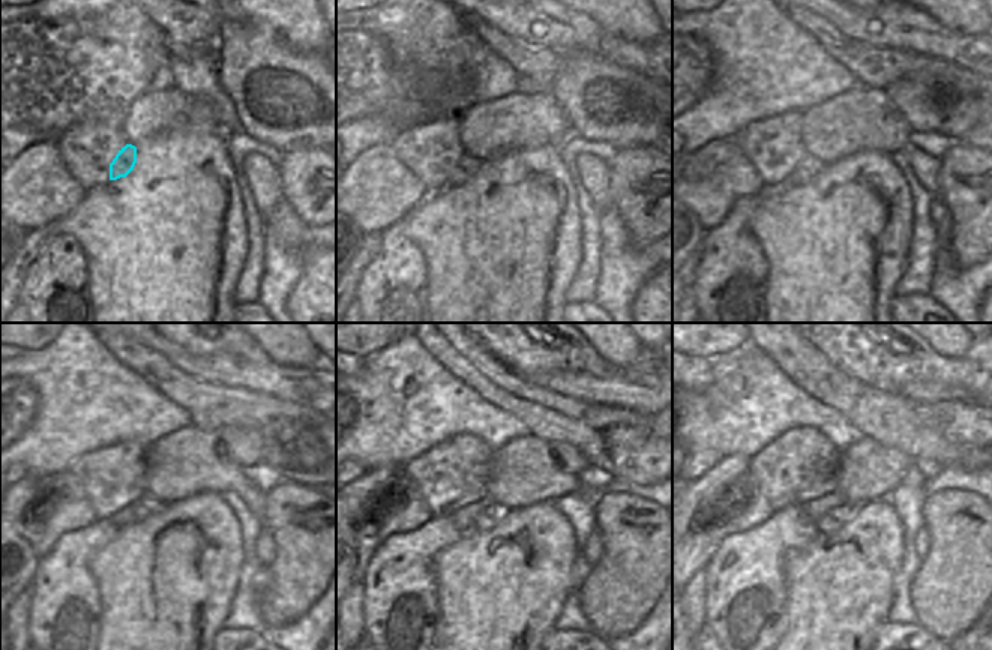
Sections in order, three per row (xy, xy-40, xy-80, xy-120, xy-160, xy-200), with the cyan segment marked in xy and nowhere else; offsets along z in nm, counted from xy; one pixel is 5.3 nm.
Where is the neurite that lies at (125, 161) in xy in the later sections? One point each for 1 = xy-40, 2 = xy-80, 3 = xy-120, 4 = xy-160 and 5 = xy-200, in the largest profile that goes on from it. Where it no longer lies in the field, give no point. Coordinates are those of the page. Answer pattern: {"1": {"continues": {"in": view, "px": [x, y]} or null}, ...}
{"1": {"continues": {"in": "xy-40", "px": [467, 165]}}, "2": {"continues": {"in": "xy-80", "px": [808, 167]}}, "3": {"continues": {"in": "xy-120", "px": [146, 506]}}, "4": {"continues": {"in": "xy-160", "px": [494, 514]}}, "5": {"continues": {"in": "xy-200", "px": [833, 520]}}}

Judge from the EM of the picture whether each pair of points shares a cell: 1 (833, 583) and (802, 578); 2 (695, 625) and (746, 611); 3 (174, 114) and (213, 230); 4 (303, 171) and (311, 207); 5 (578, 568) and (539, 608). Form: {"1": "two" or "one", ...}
{"1": "one", "2": "two", "3": "two", "4": "one", "5": "two"}

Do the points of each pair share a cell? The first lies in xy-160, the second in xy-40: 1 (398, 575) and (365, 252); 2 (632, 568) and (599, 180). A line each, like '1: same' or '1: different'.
1: different
2: different

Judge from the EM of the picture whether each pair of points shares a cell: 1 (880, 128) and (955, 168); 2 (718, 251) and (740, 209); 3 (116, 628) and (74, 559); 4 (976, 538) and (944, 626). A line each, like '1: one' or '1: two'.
1: two
2: one
3: two
4: one

